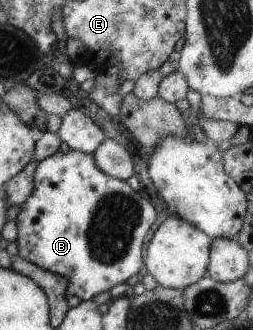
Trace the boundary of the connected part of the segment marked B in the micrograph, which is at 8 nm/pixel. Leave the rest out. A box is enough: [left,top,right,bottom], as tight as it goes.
[16,149,157,308]

